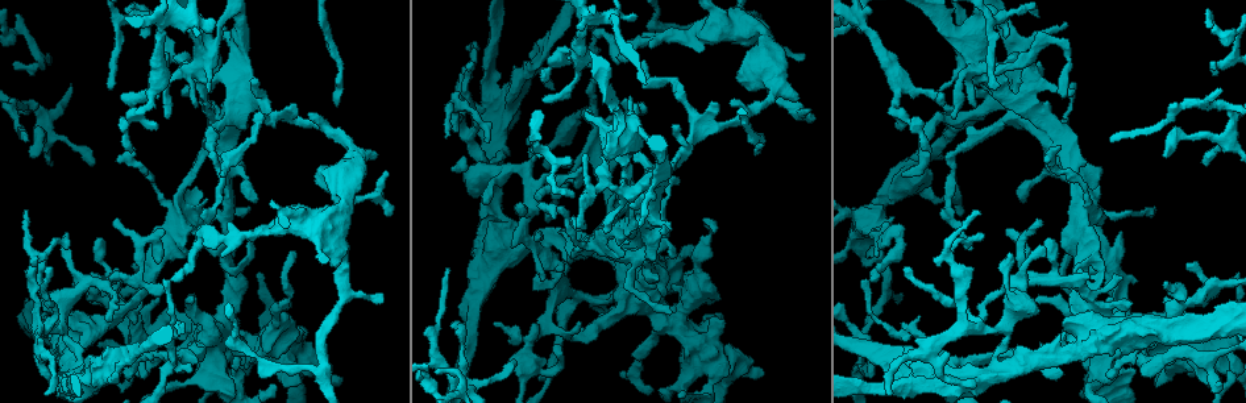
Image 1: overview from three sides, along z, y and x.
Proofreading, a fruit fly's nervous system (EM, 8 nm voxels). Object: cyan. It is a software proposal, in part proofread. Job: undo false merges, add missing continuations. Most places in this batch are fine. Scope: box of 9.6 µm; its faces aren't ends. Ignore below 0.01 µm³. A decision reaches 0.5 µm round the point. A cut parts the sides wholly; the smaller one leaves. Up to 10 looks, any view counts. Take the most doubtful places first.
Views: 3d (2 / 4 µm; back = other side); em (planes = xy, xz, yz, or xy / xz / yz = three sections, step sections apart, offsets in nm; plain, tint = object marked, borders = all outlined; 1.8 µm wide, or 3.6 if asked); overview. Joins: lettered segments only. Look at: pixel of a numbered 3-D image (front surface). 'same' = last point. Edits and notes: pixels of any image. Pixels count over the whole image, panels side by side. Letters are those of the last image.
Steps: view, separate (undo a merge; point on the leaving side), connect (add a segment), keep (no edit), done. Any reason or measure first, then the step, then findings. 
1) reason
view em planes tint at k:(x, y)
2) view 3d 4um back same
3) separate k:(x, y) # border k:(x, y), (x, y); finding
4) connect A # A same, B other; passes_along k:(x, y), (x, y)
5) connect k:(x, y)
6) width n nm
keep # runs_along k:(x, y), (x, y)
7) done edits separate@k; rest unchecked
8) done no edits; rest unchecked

thin arm on a thick one
view 3d 2um at 1:(1161, 345)

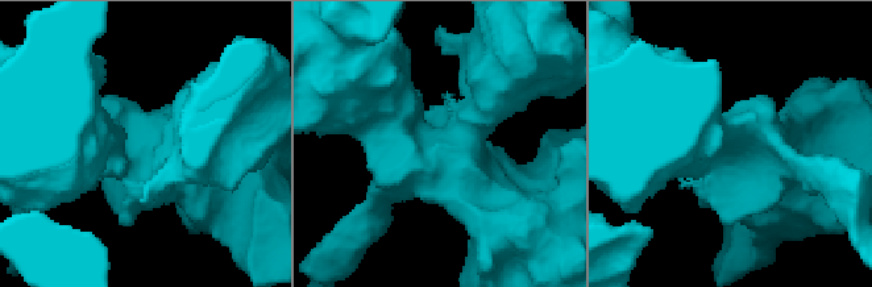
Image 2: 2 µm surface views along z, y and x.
arms 4
view em xy step 16 tint at 2:(752, 147)

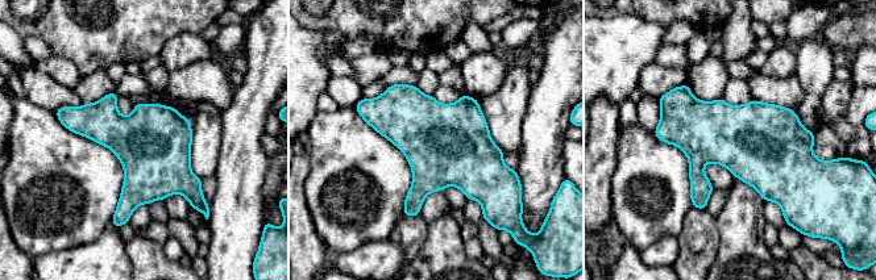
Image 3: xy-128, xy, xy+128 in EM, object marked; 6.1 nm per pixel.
view em planes borders same

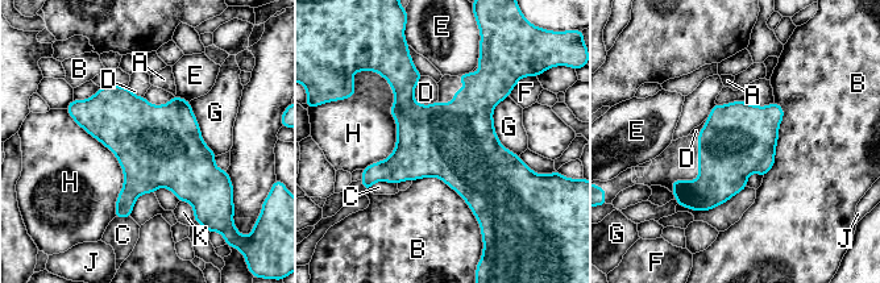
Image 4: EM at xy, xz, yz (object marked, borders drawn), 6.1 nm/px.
keep # A other, B other, C other, D other, E other, F other, G other, H other, J other, K other; border 4:(422, 77), (414, 99), (436, 103); all the same neuron

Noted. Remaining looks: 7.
four or more arms meet
view em planes tint at 1:(226, 128)

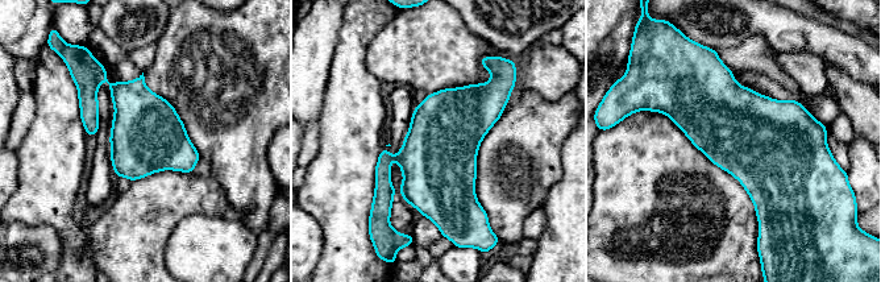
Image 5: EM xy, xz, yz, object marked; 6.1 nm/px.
what lies round it
view em planes borders same

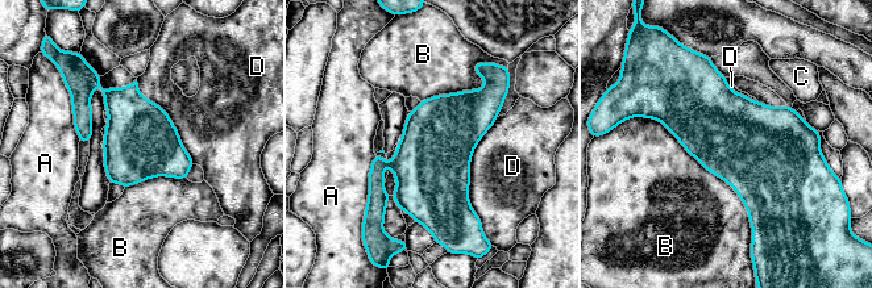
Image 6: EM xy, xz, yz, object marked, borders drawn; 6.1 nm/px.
separate 6:(77, 76) # A other, B other, C other, D other; two neurons meet here

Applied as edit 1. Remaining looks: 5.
redraw
view overview

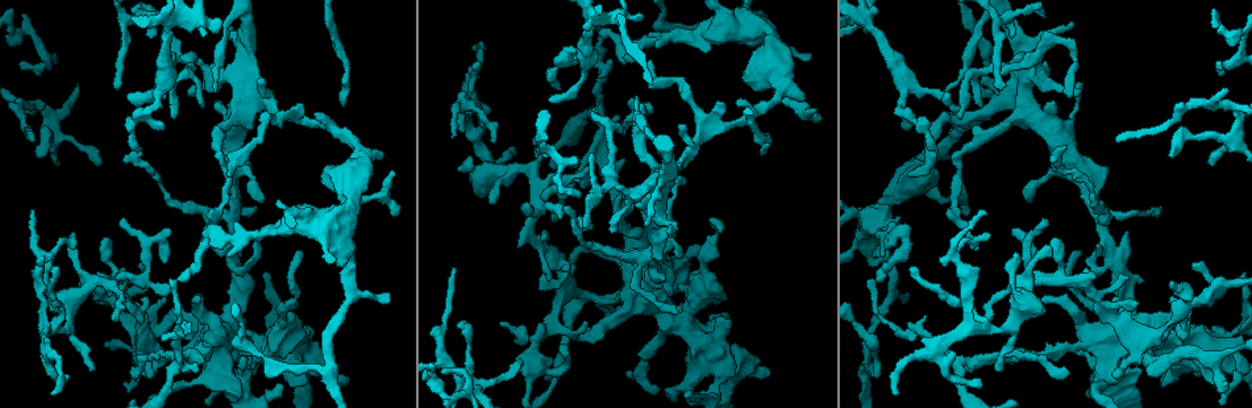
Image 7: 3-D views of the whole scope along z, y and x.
an open end
view 3d 2um at 7:(559, 90)

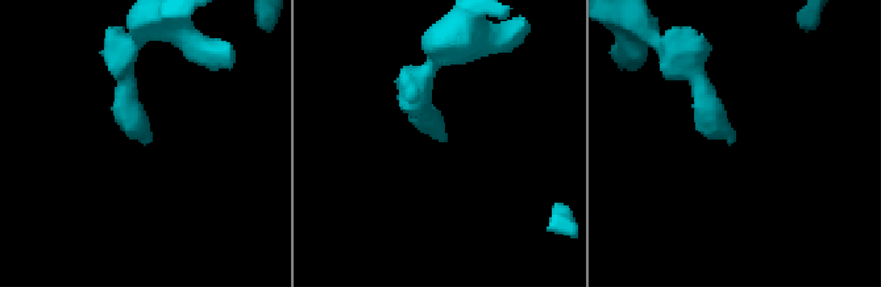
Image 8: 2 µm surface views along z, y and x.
shape alone is not enough
view em xy step 4 borders at 8:(442, 136)

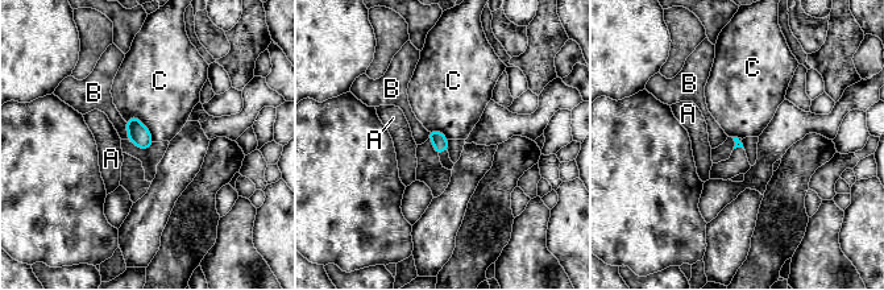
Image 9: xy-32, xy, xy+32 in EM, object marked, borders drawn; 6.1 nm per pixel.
view em planes borders same

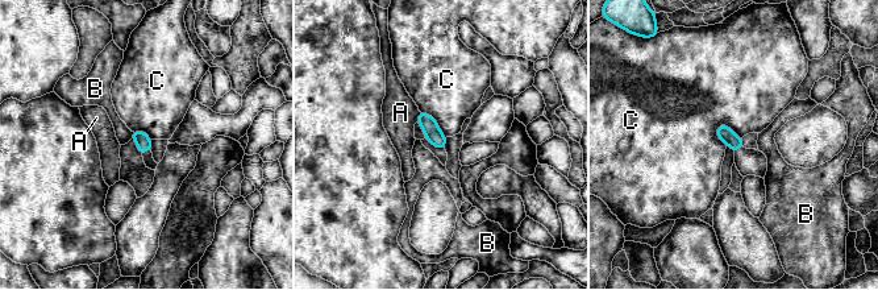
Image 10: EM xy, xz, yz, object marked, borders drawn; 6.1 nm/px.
keep # A other, B other, C other; border 10:(715, 129), (725, 124), (741, 139); no lettered segment goes on from it

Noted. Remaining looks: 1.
done edits separate@6; rest unchecked

